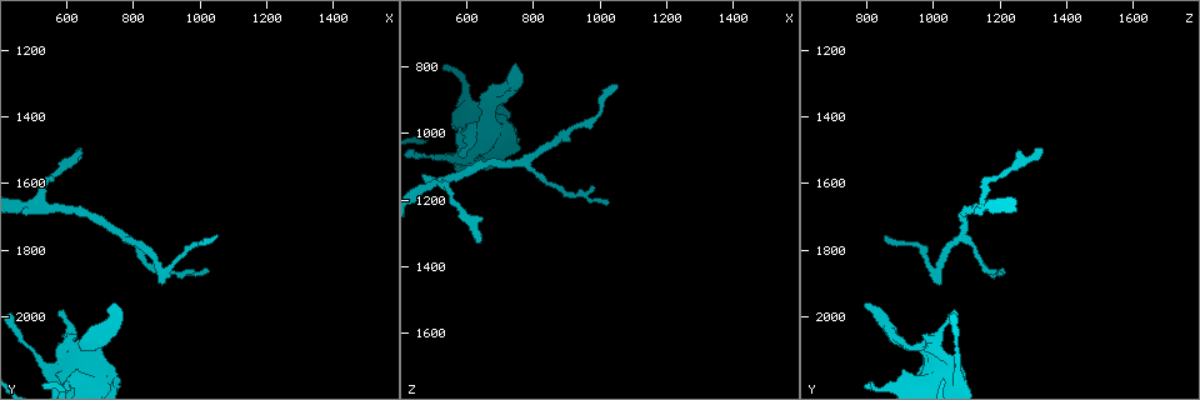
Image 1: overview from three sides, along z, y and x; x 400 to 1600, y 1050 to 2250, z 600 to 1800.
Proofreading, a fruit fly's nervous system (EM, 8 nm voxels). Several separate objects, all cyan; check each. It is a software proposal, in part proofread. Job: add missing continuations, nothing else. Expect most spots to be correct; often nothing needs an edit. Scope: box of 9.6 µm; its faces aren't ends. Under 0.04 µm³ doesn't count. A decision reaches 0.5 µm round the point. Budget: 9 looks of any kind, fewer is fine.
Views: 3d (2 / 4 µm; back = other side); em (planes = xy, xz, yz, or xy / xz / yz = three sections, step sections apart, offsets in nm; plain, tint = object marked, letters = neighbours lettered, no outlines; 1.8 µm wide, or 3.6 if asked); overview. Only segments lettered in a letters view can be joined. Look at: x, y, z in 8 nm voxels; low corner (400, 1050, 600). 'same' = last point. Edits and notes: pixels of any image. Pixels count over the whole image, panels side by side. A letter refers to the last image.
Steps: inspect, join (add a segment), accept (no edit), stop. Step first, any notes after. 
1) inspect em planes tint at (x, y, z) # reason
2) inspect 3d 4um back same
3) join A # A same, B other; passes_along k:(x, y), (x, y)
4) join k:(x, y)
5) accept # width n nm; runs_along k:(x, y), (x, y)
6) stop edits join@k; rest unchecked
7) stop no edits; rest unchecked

inspect 3d 4um at (570, 2110, 1000) # branch stops here

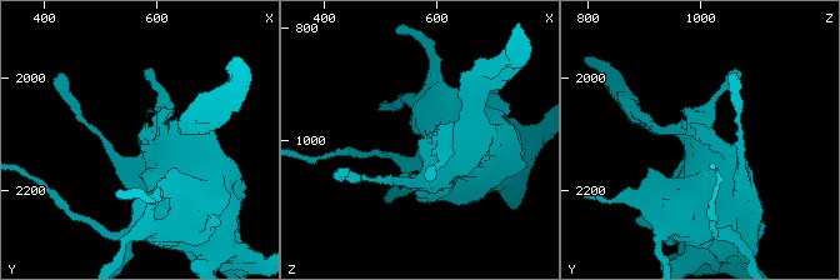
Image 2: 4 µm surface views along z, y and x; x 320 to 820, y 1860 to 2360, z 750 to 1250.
inspect em planes letters at (575, 2105, 990) # shape alone is not enough

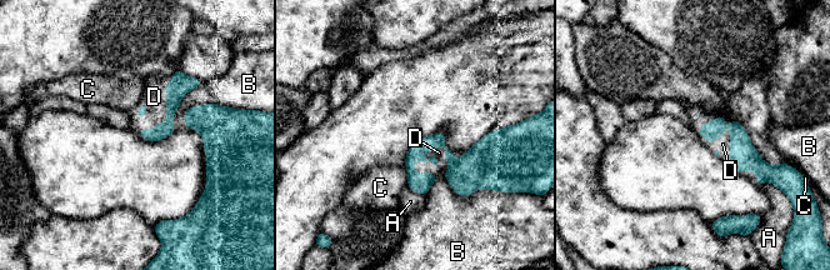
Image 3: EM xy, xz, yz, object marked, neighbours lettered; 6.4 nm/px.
join D # A other, B other, C other, D same; passes_along 3:(420, 183), (421, 154), (439, 153); the cell continues

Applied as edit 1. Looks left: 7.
inspect overview # see it whole again

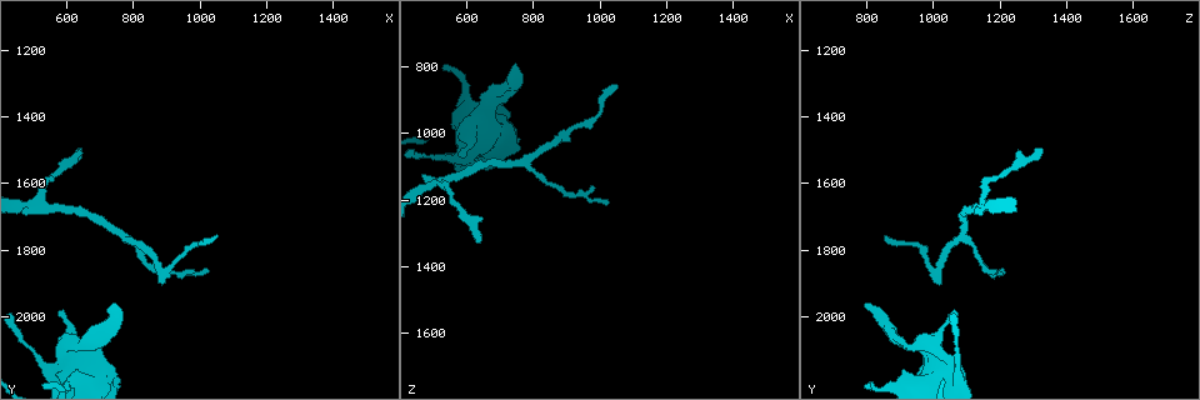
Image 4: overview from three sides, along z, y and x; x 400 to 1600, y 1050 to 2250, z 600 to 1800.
inspect em planes plain at (750, 1960, 790) # branch stops here

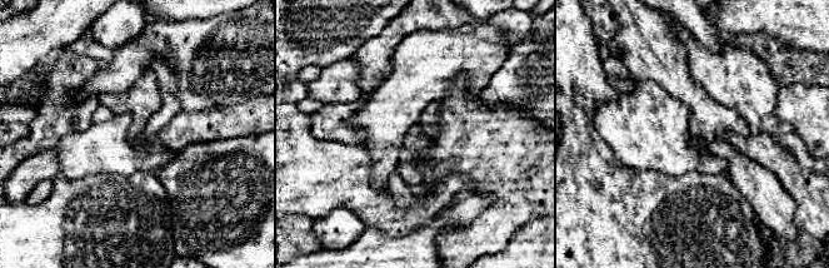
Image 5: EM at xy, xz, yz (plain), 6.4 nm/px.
inspect em planes letters same

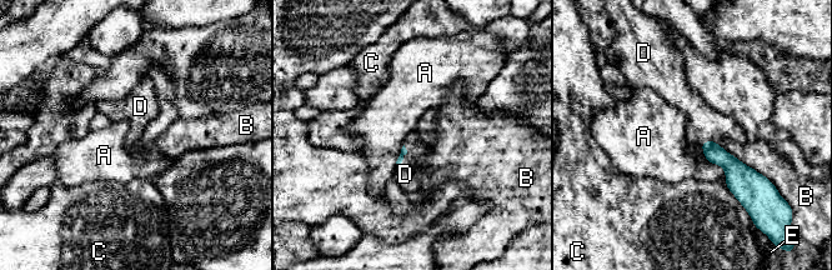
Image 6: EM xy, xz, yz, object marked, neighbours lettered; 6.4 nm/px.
join D # A other, B other, C other, D same, E other; passes_along 6:(715, 154), (707, 141), (703, 124); it goes on there

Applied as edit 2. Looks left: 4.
inspect overview # redraw

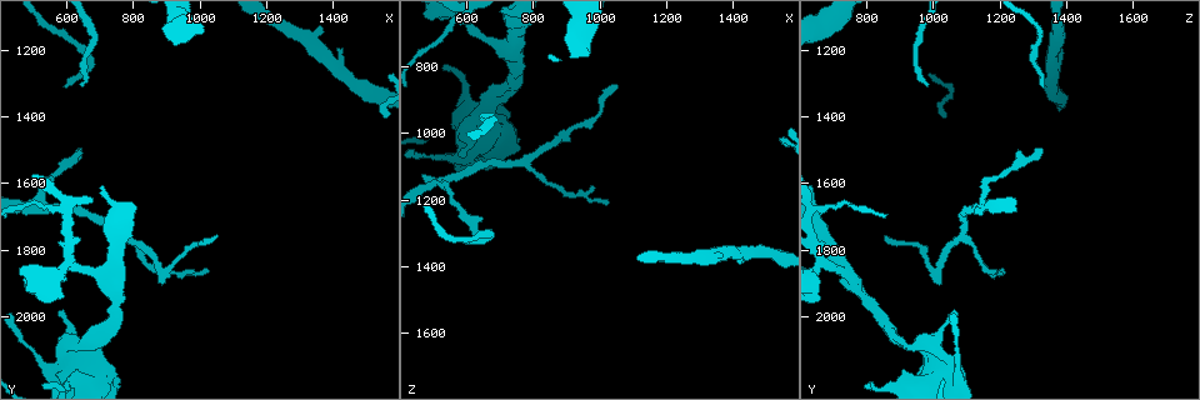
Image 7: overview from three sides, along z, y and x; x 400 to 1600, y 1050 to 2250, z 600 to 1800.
inspect em planes plain at (510, 1670, 1140) # branch point

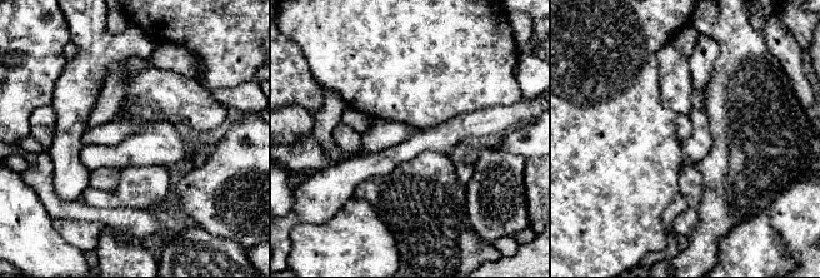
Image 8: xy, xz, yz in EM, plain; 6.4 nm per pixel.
inspect em planes tint same # where the object lies

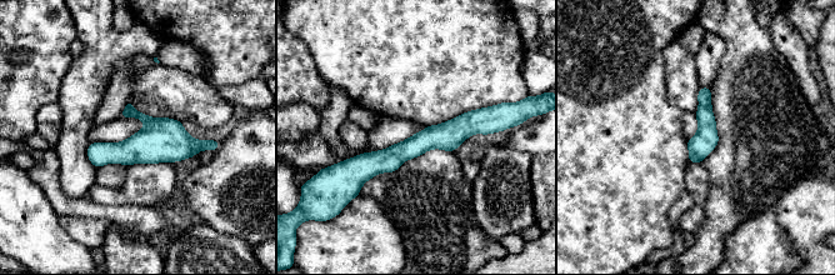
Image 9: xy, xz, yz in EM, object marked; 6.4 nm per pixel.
inspect em planes letters same # what lies round it

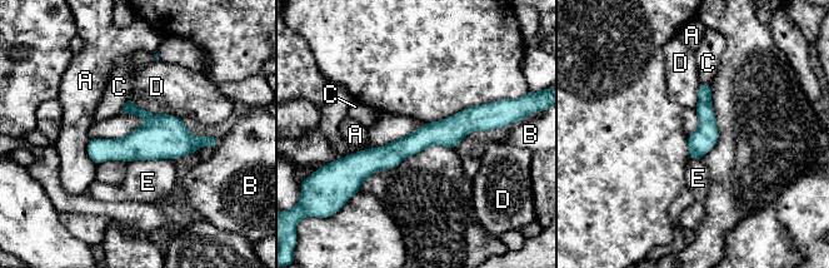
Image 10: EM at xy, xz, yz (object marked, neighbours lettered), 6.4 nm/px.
accept # A other, B other, C other, D other, E other; runs_along 10:(492, 125), (348, 160); no lettered segment goes on from it

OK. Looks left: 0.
stop edits join@3, join@6; rest unchecked

